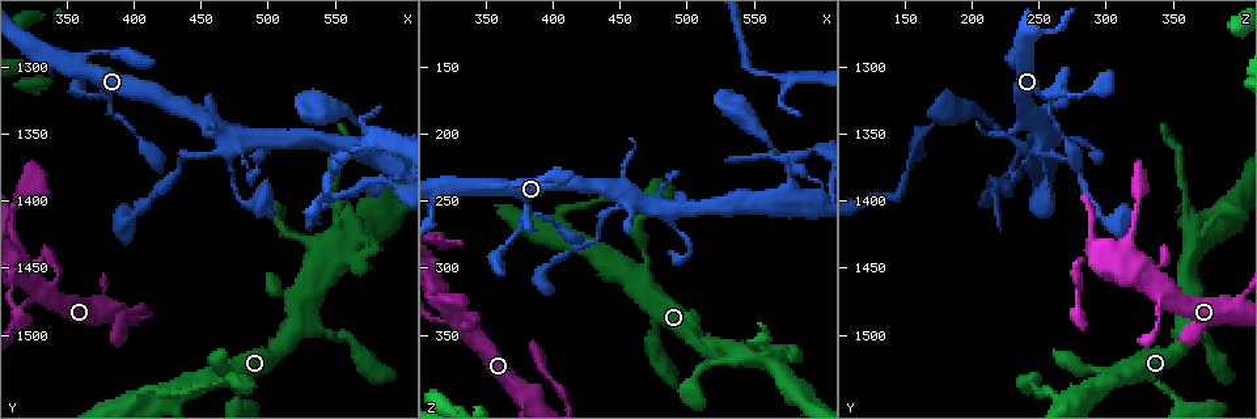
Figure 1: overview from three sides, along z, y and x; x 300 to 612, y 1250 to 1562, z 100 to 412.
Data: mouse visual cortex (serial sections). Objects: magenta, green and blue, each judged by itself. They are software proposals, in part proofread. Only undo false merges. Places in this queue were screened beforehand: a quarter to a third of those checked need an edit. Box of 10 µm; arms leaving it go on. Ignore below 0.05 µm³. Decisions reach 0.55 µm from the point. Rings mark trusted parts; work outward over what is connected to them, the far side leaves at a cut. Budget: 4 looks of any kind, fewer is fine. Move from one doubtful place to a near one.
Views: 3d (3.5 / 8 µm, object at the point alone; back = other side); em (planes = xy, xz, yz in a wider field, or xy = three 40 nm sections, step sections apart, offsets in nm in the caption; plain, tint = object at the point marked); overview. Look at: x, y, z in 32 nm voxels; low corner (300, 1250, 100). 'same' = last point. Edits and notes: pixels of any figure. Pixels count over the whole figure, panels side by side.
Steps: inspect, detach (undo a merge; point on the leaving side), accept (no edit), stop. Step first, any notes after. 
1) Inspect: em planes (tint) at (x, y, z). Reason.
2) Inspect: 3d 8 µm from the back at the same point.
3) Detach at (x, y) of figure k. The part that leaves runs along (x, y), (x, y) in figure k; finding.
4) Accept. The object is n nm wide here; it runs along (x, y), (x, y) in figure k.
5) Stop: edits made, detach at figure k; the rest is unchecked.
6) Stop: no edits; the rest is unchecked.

Inspect: 3d 3.5 µm at (582, 1390, 226). Abrupt turn.

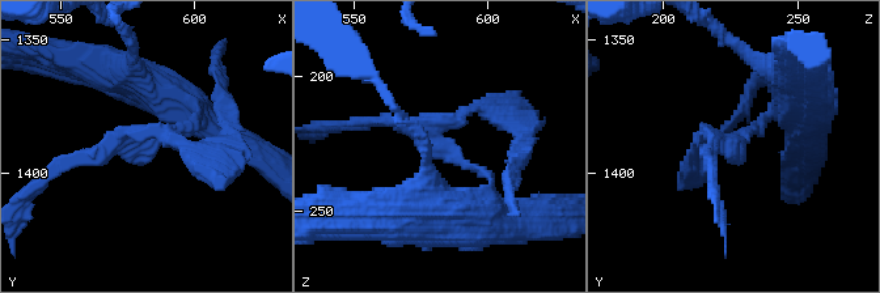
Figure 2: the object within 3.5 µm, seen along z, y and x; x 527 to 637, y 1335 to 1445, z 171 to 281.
Detach at (180, 139) of figure 2. The part that leaves runs along (438, 131), (486, 109), (517, 128), (517, 148) in figure 2; two cells meet here.

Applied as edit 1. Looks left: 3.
Inspect: overview.

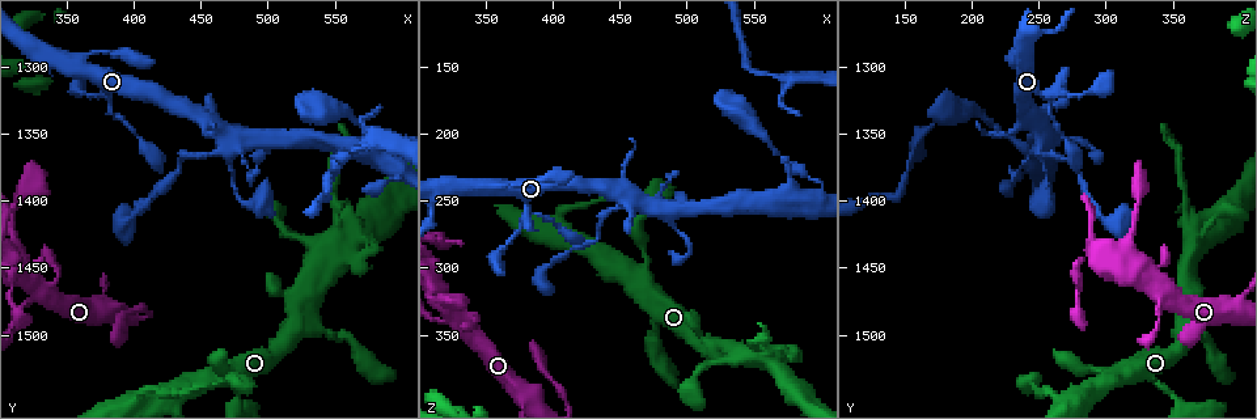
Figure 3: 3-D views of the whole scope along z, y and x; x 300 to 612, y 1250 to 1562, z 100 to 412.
Inspect: 3d 3.5 µm at (406, 1542, 256). Abrupt turn.

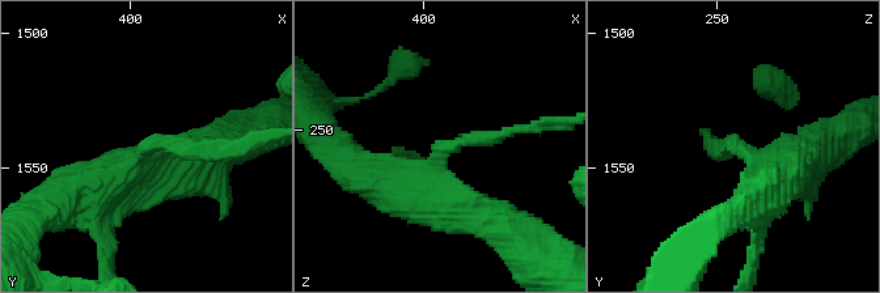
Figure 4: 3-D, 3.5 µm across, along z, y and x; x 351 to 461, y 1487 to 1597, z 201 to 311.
Inspect: em xy step 2 (tint) at (408, 1542, 257). The arms are 150, 500 nm wide.

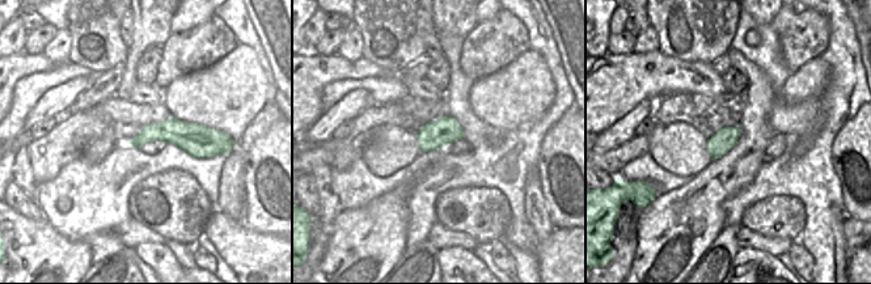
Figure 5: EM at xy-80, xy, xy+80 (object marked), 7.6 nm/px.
Accept. It runs along (799, 157), (765, 165), (715, 145) in figure 4; all the same cell.

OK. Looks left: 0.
Stop: edits made, detach at figure 2; the rest is unchecked.

